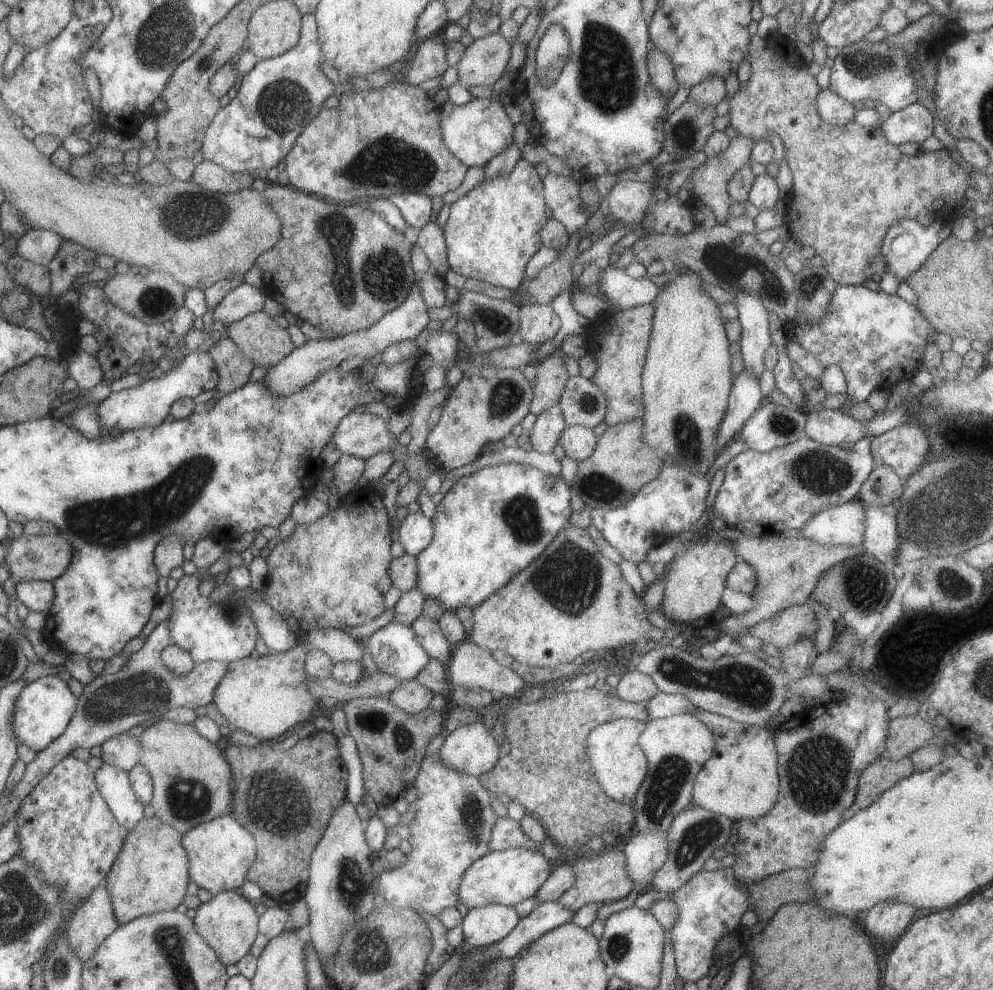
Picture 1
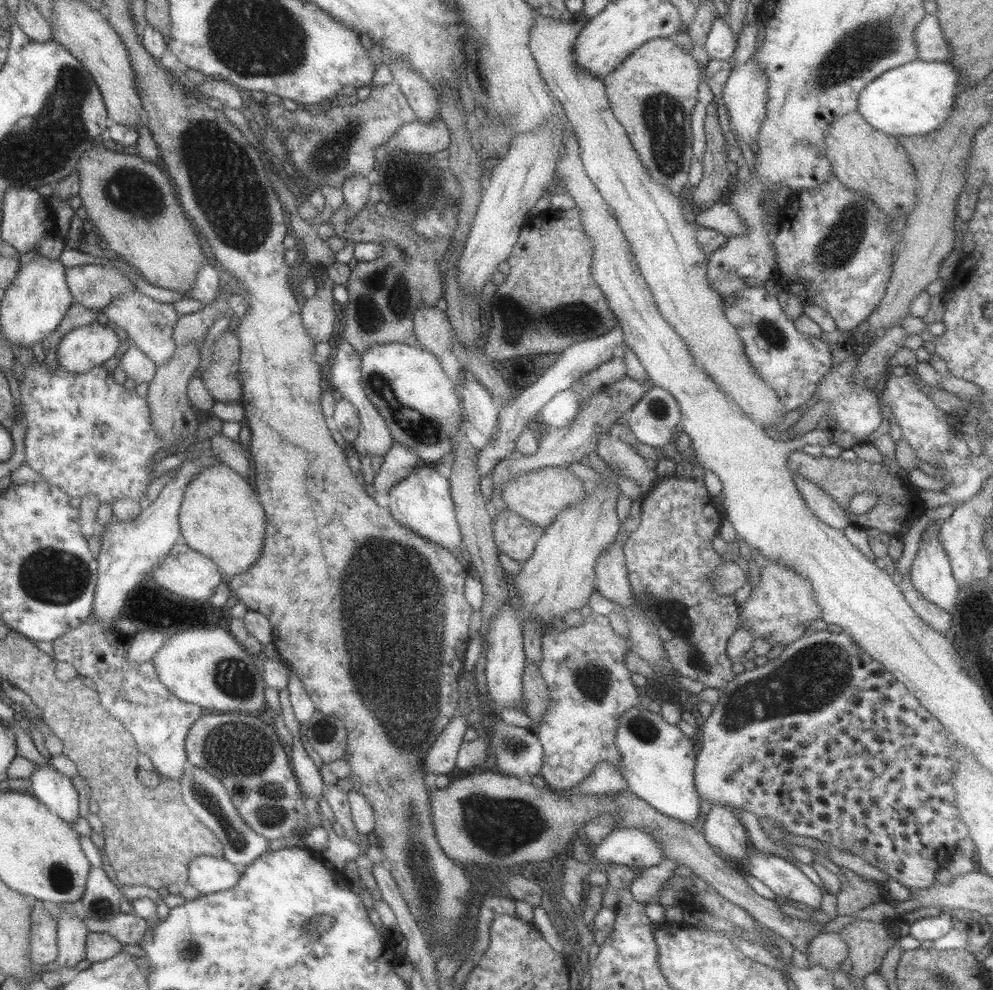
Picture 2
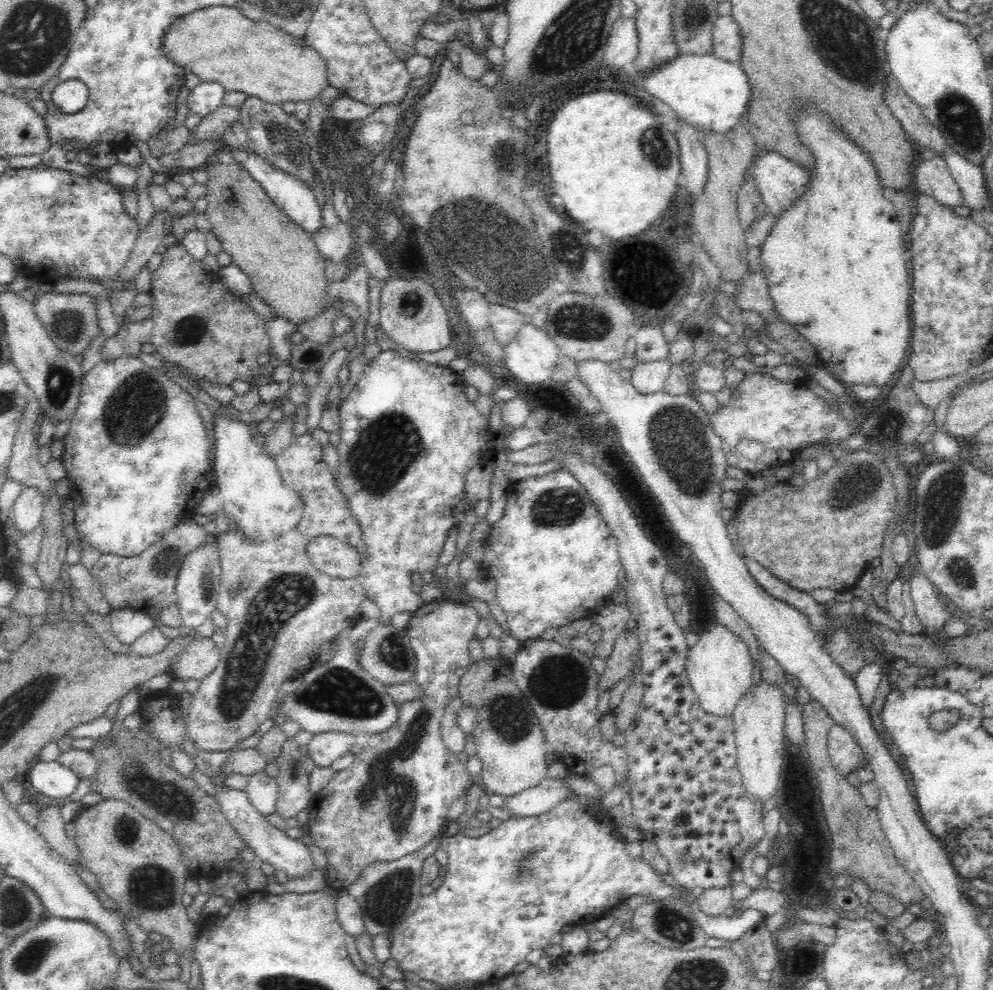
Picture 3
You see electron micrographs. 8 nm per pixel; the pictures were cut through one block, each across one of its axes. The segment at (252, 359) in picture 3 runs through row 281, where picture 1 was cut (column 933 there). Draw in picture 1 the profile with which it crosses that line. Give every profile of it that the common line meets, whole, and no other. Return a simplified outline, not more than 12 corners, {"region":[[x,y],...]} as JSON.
{"region":[[750,38],[728,125],[781,140],[790,238],[834,285],[887,271],[891,222],[947,218],[942,149],[826,124],[787,39]]}

